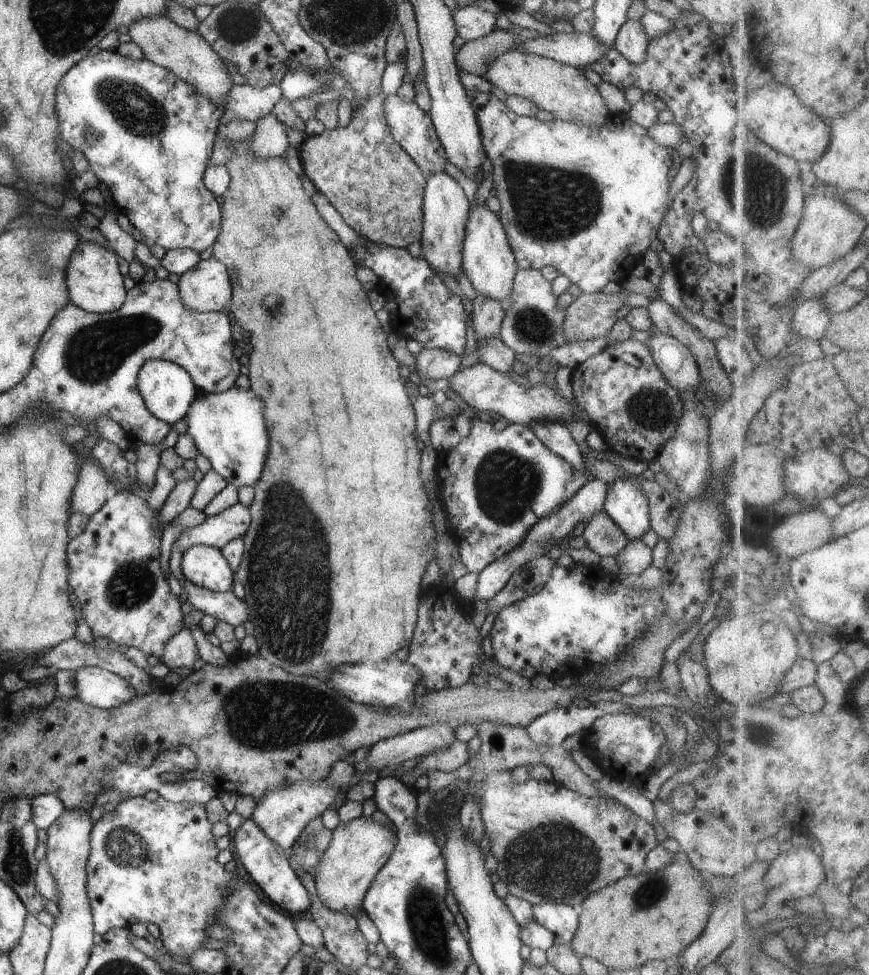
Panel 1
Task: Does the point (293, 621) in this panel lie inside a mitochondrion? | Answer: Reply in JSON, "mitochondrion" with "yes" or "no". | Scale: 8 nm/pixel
{"mitochondrion":"yes"}

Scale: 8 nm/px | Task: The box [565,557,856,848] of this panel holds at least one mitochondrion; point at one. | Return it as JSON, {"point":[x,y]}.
{"point":[759,736]}

